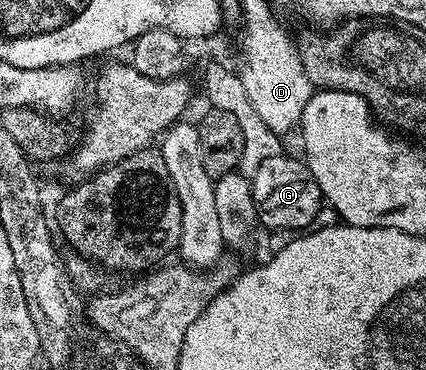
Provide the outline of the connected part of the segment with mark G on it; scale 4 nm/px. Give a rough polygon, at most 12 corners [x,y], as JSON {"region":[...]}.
{"region":[[275,155],[252,175],[263,230],[304,231],[324,207],[305,160]]}

